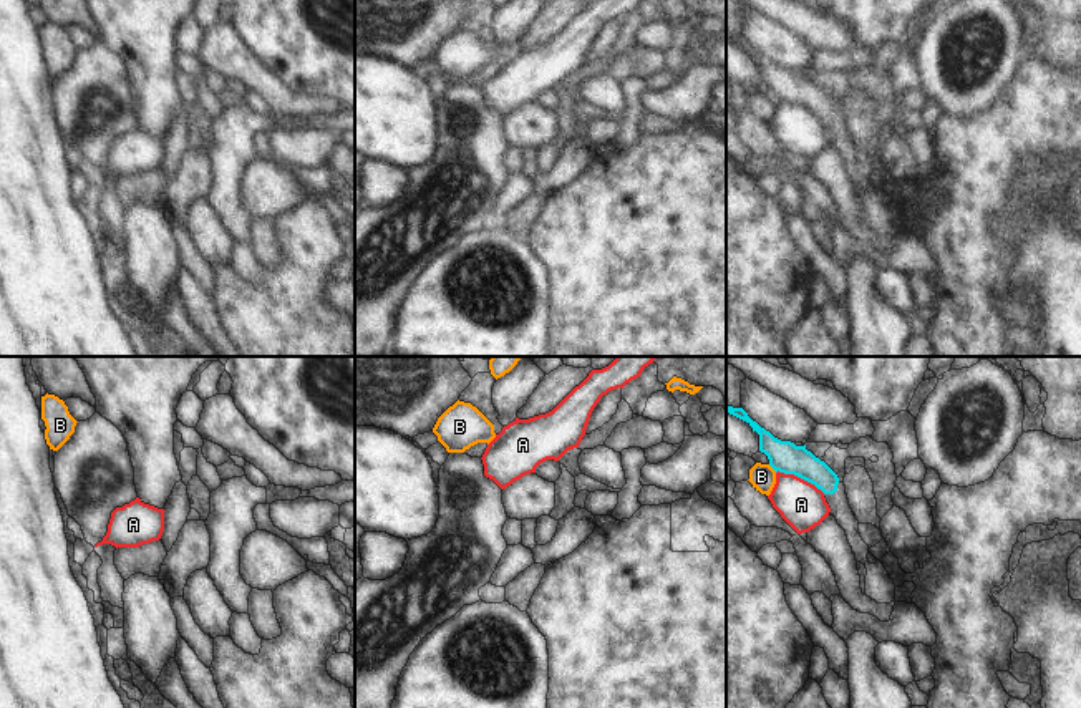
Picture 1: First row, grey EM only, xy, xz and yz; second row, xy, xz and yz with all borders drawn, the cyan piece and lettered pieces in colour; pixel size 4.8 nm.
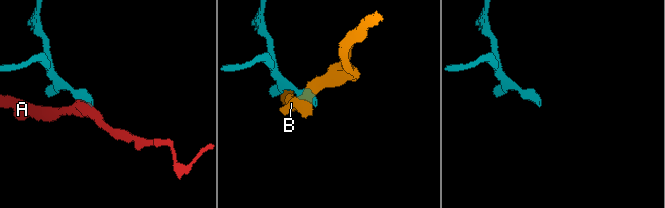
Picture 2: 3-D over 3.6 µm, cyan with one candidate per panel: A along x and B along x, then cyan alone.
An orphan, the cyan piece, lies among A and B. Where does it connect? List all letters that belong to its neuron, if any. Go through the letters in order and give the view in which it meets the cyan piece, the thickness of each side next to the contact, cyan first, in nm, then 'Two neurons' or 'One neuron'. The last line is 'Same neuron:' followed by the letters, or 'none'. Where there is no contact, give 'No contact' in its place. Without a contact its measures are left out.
A: Touches cyan in yz. Thickness 160 nm (cyan) against 220 nm. Two neurons
B: Touches cyan in yz. Thickness 160 nm (cyan) against 120 nm. Two neurons
Same neuron: none.

